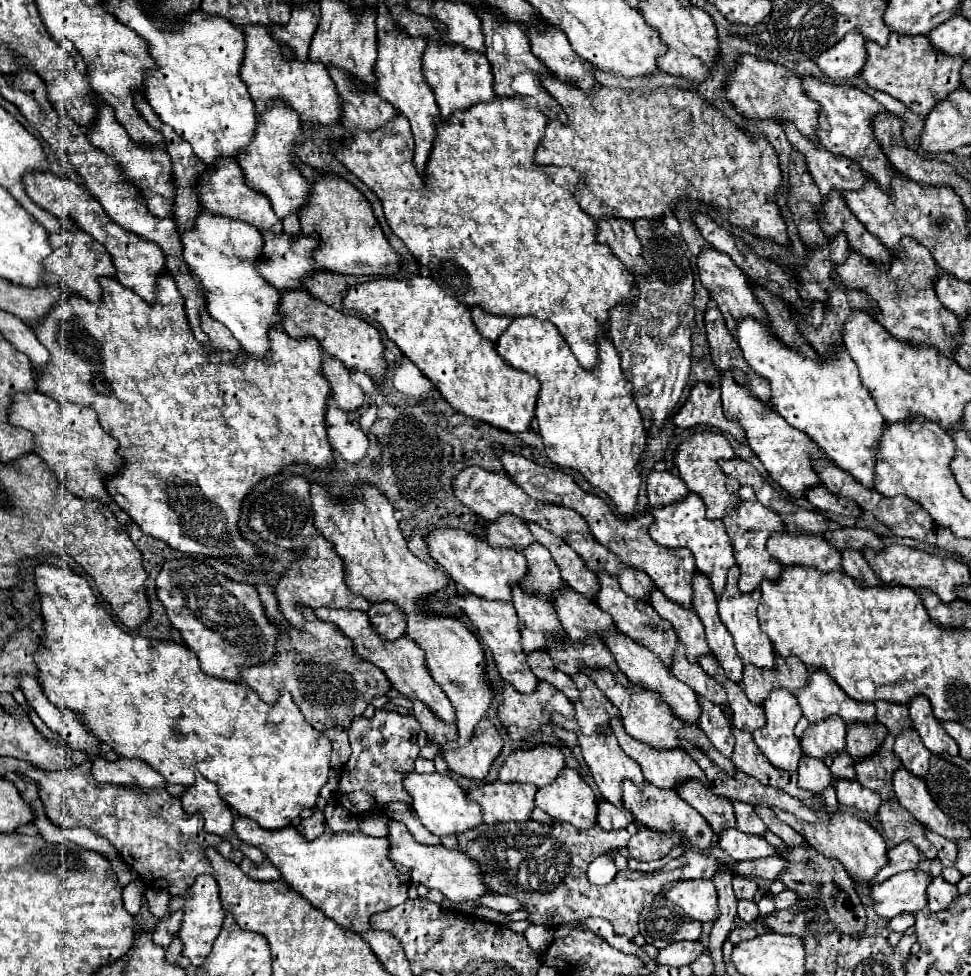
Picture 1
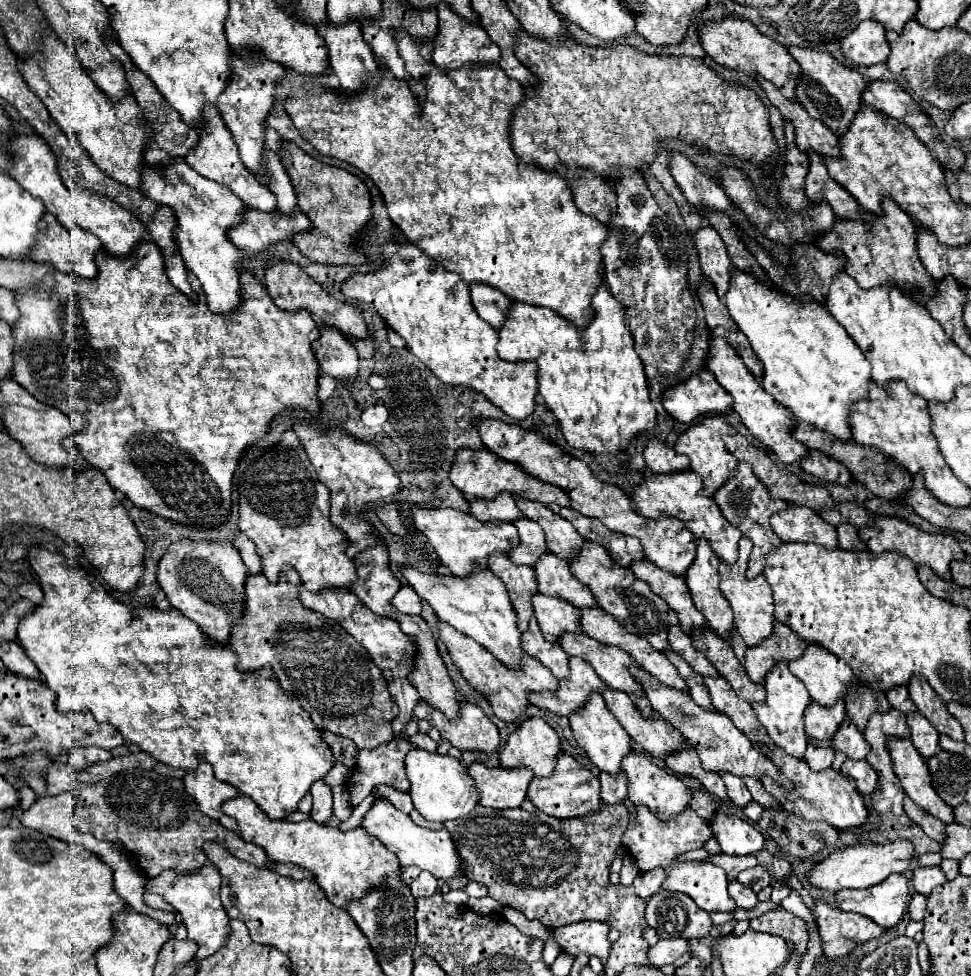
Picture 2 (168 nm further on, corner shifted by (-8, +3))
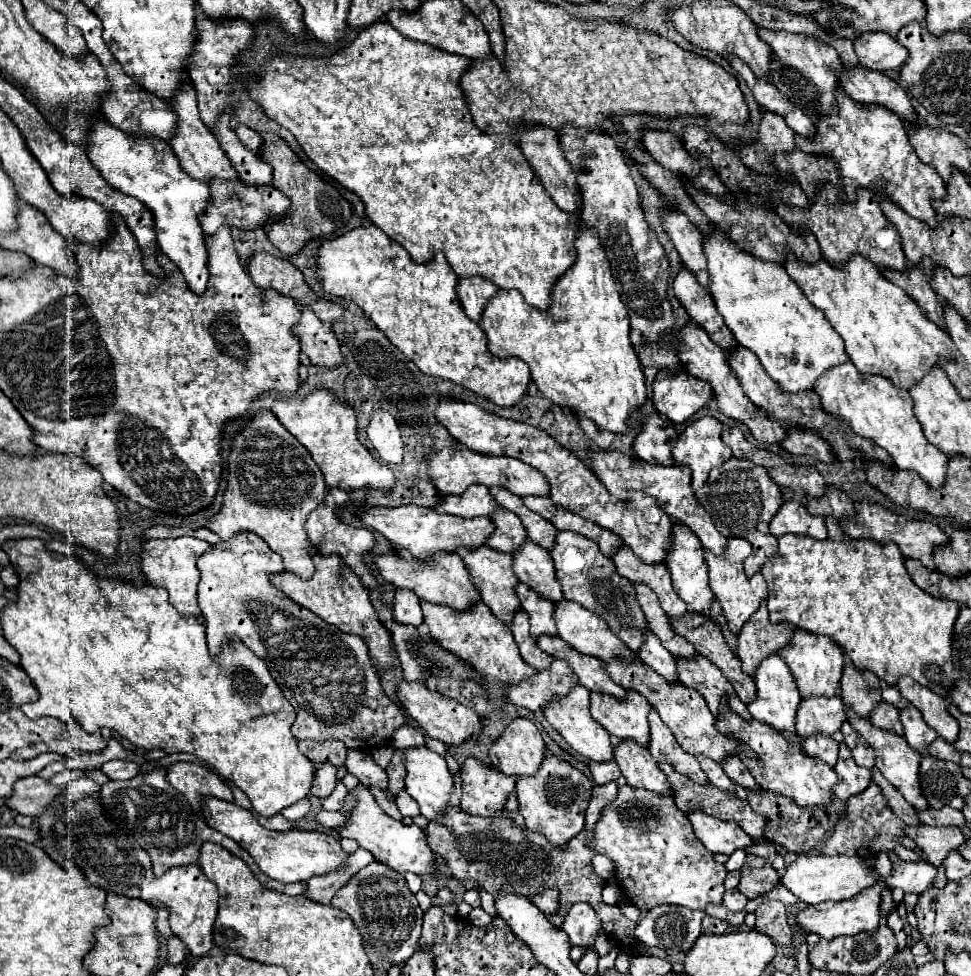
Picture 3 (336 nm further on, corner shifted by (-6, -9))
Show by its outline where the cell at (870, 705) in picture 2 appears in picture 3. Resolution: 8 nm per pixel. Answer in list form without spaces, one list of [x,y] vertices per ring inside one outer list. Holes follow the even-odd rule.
[[[848,657],[844,663],[840,691],[842,691],[840,697],[844,705],[850,707],[858,717],[870,717],[874,707],[882,703],[878,677],[870,671],[856,669]]]

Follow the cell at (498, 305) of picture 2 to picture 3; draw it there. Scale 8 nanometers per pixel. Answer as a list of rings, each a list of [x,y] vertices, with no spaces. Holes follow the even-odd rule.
[[[470,277],[470,279],[460,279],[458,283],[458,297],[462,301],[462,307],[466,315],[474,321],[480,323],[482,313],[488,305],[488,301],[498,293],[498,287],[482,277]]]

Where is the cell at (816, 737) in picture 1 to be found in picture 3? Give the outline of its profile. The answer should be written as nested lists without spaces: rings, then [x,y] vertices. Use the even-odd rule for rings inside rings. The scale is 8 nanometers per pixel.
[[[810,697],[810,701],[802,699],[802,705],[798,707],[798,717],[796,717],[796,729],[800,737],[812,737],[812,735],[824,735],[832,737],[840,725],[846,721],[846,711],[840,701],[840,697]]]

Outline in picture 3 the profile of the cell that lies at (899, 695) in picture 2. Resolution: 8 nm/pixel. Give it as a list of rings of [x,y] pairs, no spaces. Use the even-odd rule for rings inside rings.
[[[882,685],[882,699],[890,705],[894,705],[896,709],[906,709],[910,703],[898,693],[896,687],[890,687],[890,685]]]

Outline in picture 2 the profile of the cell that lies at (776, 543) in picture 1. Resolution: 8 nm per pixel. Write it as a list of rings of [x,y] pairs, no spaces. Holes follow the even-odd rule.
[[[788,505],[782,513],[774,513],[770,517],[770,525],[774,533],[786,541],[810,541],[834,549],[838,545],[836,527],[822,521],[816,511],[800,505]]]

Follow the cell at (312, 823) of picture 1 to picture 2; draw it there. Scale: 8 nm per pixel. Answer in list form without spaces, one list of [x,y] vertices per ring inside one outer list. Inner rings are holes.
[[[324,779],[316,781],[316,785],[312,785],[310,789],[312,797],[314,797],[314,807],[312,807],[312,819],[316,823],[328,823],[332,817],[332,787],[324,783]]]

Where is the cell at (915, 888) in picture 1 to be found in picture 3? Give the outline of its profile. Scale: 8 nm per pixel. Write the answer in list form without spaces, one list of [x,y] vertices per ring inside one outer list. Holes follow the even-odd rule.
[[[878,879],[870,889],[864,889],[858,893],[858,897],[852,897],[850,901],[826,901],[818,907],[808,907],[802,911],[796,919],[798,925],[802,925],[808,933],[818,933],[824,939],[834,939],[838,935],[856,935],[856,933],[874,933],[880,927],[882,919],[882,891],[888,889],[884,879]]]

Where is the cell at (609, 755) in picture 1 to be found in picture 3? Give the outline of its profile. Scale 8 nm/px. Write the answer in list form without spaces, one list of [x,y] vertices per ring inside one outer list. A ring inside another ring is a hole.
[[[576,685],[568,693],[568,697],[552,701],[548,705],[548,709],[544,709],[544,715],[550,721],[550,725],[566,739],[566,743],[576,753],[586,757],[588,761],[604,763],[604,761],[612,761],[614,759],[614,749],[612,749],[612,743],[610,743],[610,733],[606,733],[606,729],[602,729],[602,725],[598,725],[598,721],[594,721],[594,717],[590,715],[590,691],[586,687]]]

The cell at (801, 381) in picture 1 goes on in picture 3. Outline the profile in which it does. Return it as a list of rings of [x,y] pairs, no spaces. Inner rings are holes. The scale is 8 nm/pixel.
[[[720,229],[714,237],[704,237],[704,253],[708,255],[708,273],[710,273],[710,295],[716,303],[718,313],[724,317],[726,327],[738,339],[738,343],[750,349],[762,363],[764,371],[774,379],[774,383],[786,393],[812,391],[818,377],[828,369],[838,367],[848,361],[842,337],[832,329],[820,309],[814,309],[802,289],[792,281],[784,267],[754,259],[752,255],[738,249]]]

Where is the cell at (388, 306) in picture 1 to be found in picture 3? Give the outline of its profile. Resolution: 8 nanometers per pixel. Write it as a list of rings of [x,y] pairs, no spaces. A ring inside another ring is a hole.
[[[358,227],[352,229],[332,241],[322,243],[318,251],[318,277],[322,279],[322,289],[326,293],[332,293],[336,297],[354,301],[360,305],[366,315],[374,321],[374,325],[426,375],[440,377],[446,381],[452,381],[456,385],[462,385],[464,389],[486,397],[488,401],[496,403],[498,407],[516,407],[530,383],[530,367],[526,361],[516,357],[498,359],[488,351],[488,341],[480,325],[474,325],[470,321],[460,305],[456,287],[458,277],[452,273],[450,265],[442,255],[436,255],[430,263],[418,265],[410,259],[406,249],[402,245],[396,245],[386,233],[382,233],[378,227]]]

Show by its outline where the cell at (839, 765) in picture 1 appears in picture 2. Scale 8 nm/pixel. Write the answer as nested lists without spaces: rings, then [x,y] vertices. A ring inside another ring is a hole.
[[[844,721],[844,725],[840,725],[840,729],[836,731],[836,737],[834,737],[834,743],[832,747],[836,751],[842,751],[846,753],[848,757],[852,759],[864,759],[868,753],[870,753],[870,745],[868,741],[864,739],[862,731],[856,729],[856,725],[852,725],[852,721]]]

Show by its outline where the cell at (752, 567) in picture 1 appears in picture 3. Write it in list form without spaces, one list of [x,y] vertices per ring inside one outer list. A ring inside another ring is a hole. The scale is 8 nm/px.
[[[732,457],[718,469],[714,469],[702,489],[696,491],[696,499],[710,513],[718,531],[726,537],[740,537],[752,543],[752,555],[744,561],[746,577],[758,573],[766,561],[770,561],[776,553],[776,537],[770,535],[768,523],[784,503],[780,487],[766,477],[766,471],[752,461]]]

